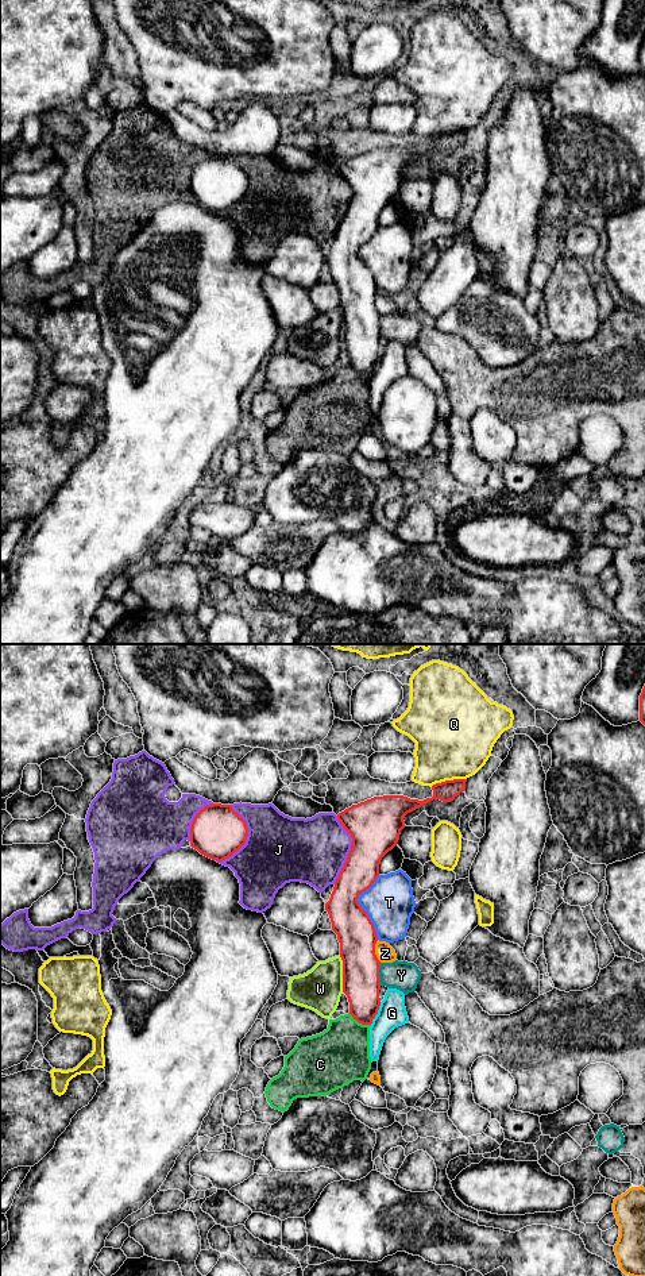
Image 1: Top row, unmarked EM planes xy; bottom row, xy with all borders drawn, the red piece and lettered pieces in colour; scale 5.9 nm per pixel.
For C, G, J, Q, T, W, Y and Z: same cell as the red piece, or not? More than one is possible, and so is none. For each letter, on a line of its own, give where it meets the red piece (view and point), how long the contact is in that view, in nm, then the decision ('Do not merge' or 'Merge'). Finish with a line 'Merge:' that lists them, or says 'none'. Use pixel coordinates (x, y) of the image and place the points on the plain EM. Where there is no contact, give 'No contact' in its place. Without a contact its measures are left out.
C: Touches red at xy (359, 374). Shared border 150 nm. Do not merge
G: Touches red at xy (377, 365). Shared border 150 nm. Do not merge
J: Touches red at xy (351, 201). Shared border 400 nm. Do not merge
Q: Touches red at xy (448, 133). Shared border 220 nm. Do not merge
T: Touches red at xy (360, 258). Shared border 380 nm. Do not merge
W: Touches red at xy (343, 326). Shared border 220 nm. Do not merge
Y: Touches red at xy (378, 326). Shared border 140 nm. Do not merge
Z: Touches red at xy (374, 304). Shared border 150 nm. Do not merge
Merge: none

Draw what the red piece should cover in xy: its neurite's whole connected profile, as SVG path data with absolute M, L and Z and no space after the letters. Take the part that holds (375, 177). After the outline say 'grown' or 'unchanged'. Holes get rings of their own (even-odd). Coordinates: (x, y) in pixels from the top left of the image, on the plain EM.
M466 134L436 135L432 138L433 149L424 153L403 147L374 149L337 166L352 189L352 197L325 262L340 294L343 344L349 354L349 366L362 377L371 377L381 358L382 315L375 307L378 288L374 275L358 250L379 228L382 209L397 197L405 180L403 169L433 151L453 153L466 143Z; unchanged

